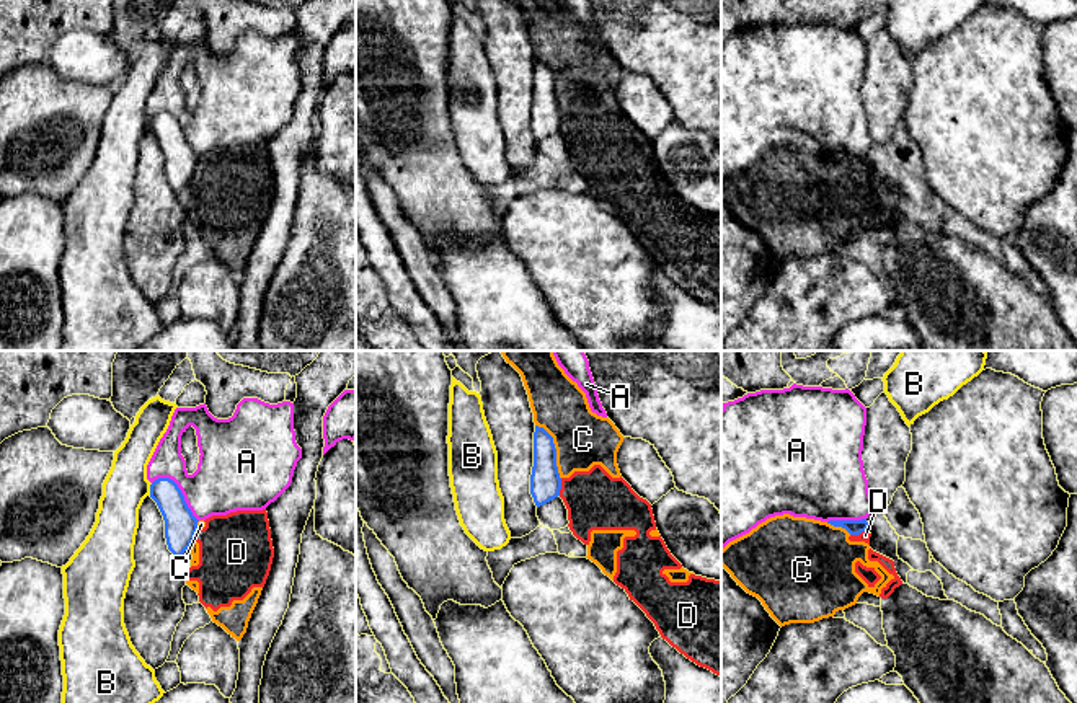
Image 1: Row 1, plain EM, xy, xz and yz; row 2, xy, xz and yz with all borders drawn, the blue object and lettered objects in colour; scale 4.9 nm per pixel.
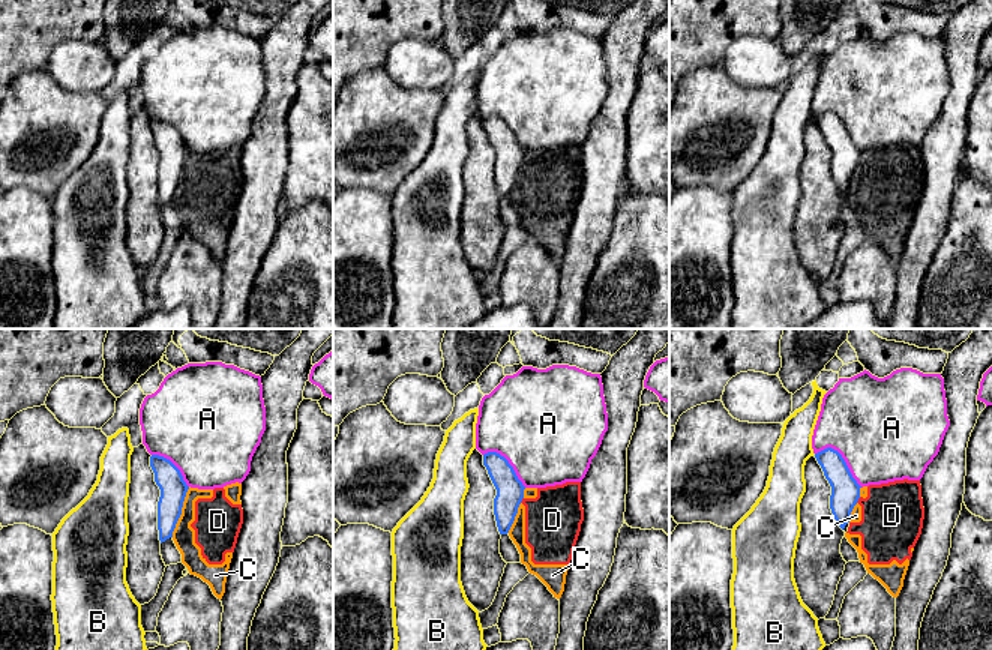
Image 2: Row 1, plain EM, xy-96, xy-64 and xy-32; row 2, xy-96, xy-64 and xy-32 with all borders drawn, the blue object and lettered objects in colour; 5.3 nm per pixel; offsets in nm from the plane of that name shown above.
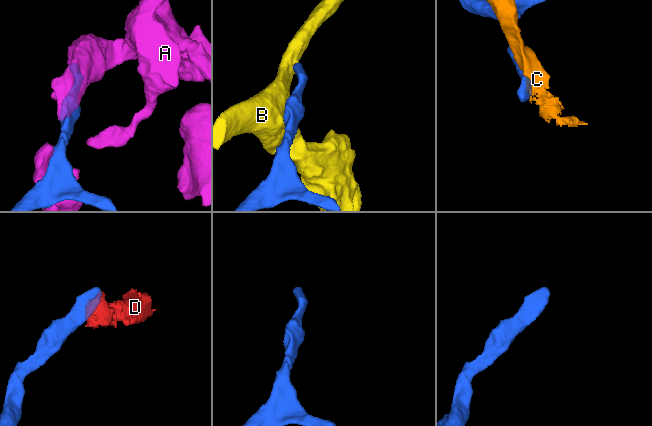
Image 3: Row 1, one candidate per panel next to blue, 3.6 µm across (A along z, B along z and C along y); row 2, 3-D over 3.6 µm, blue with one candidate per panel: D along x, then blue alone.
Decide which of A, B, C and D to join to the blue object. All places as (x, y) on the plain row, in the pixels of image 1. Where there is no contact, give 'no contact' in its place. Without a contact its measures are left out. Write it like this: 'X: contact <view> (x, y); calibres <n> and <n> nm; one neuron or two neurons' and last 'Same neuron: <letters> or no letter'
A: contact xy (180, 126); calibres 160 and 320 nm; two neurons
B: contact xy (150, 124); calibres 160 and 220 nm; two neurons
C: contact xz (555, 85); calibres 160 and 280 nm; two neurons
D: contact yz (859, 168); calibres 80 and 50 nm; two neurons
Same neuron: no letter

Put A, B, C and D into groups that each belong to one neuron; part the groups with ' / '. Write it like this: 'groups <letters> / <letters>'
groups A / B / C D

